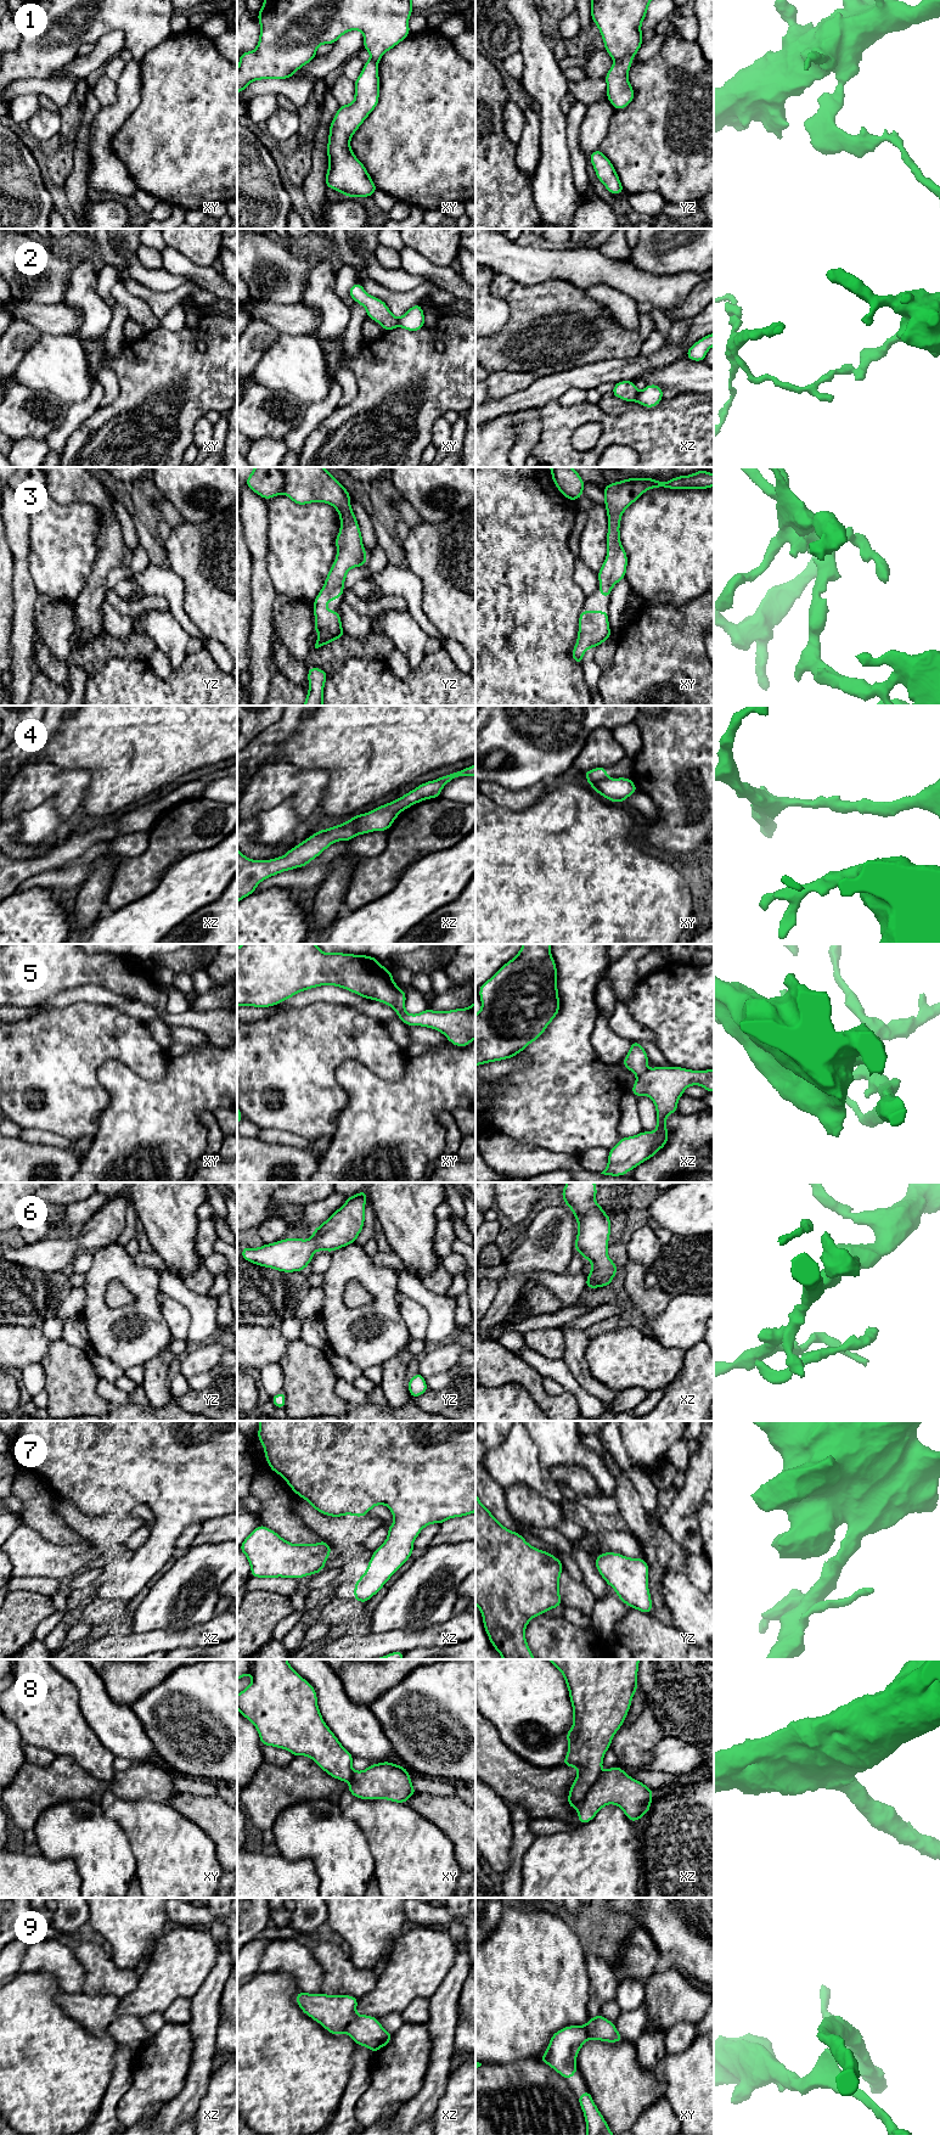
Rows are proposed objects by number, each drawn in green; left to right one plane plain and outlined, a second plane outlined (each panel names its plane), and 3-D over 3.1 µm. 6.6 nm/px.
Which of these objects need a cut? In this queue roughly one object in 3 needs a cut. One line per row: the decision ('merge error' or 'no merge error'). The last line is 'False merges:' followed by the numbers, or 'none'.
1: merge error
2: merge error
3: no merge error
4: merge error
5: merge error
6: no merge error
7: no merge error
8: merge error
9: no merge error
False merges: 1, 2, 4, 5, 8

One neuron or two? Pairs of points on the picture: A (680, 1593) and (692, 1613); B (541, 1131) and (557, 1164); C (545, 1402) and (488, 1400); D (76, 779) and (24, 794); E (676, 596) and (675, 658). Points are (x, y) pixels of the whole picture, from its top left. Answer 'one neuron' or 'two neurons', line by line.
A: one neuron
B: two neurons
C: two neurons
D: one neuron
E: two neurons

